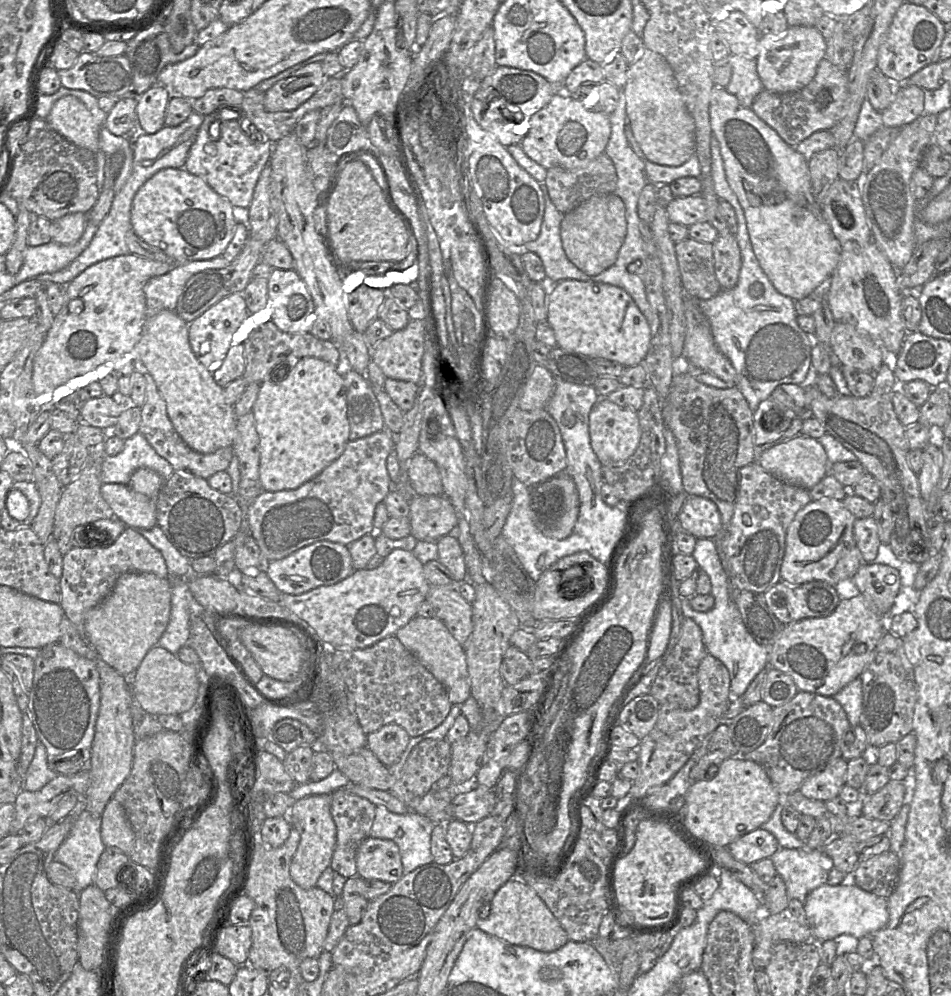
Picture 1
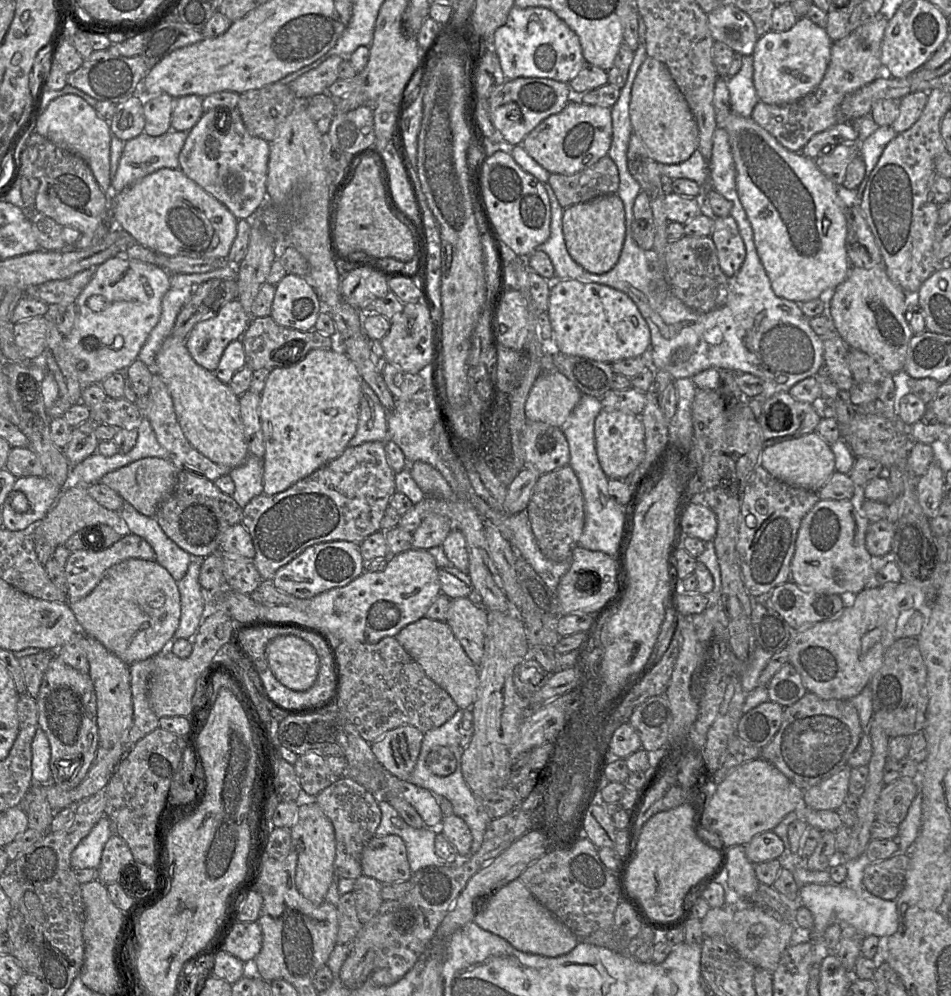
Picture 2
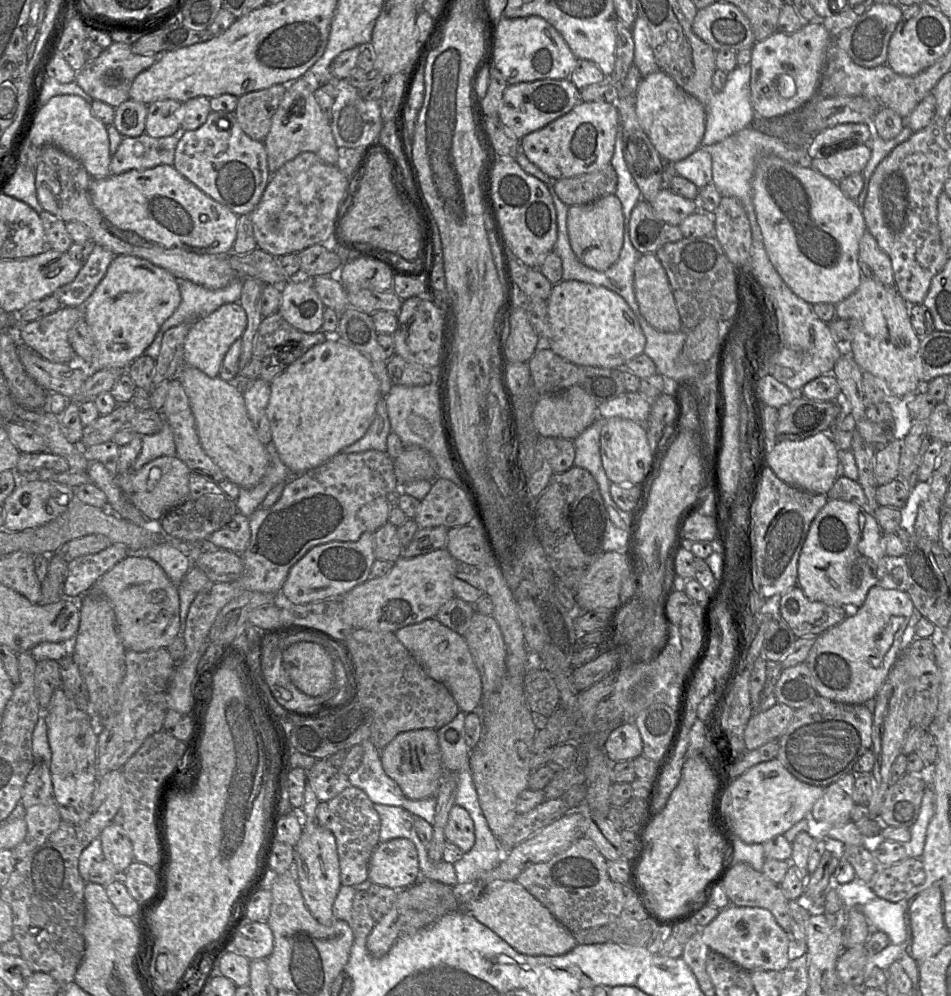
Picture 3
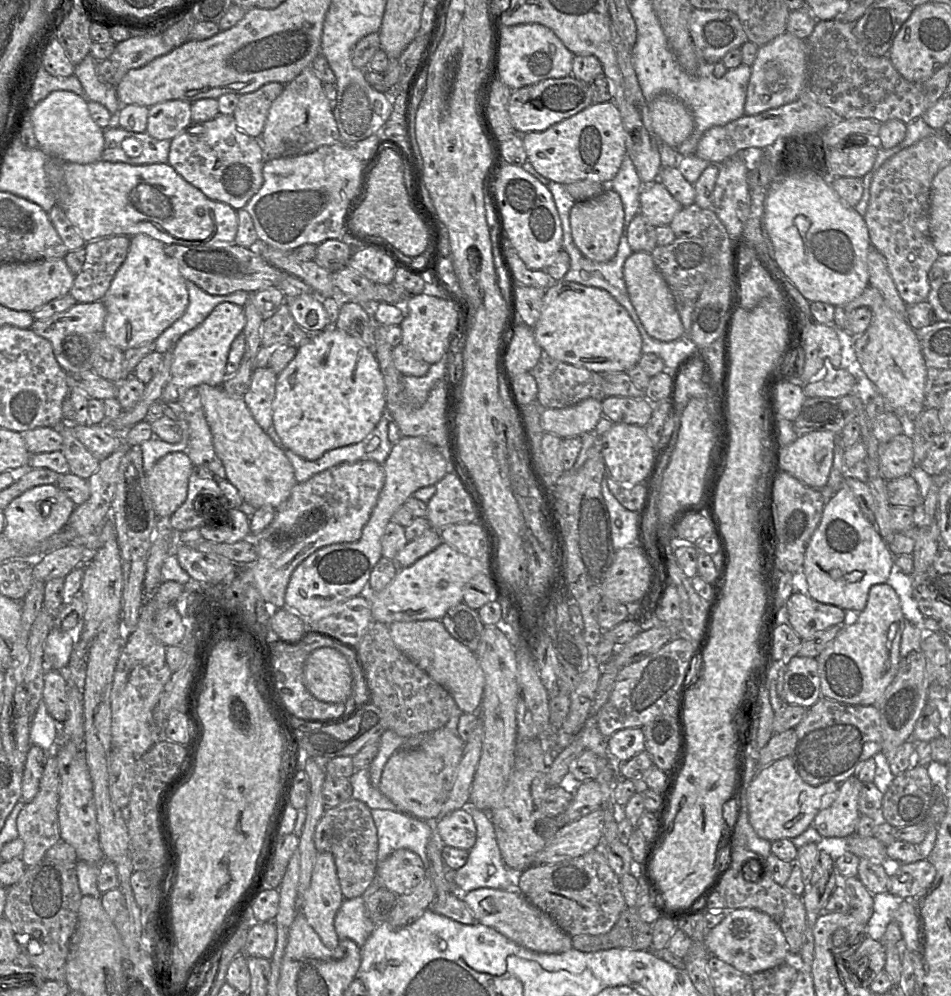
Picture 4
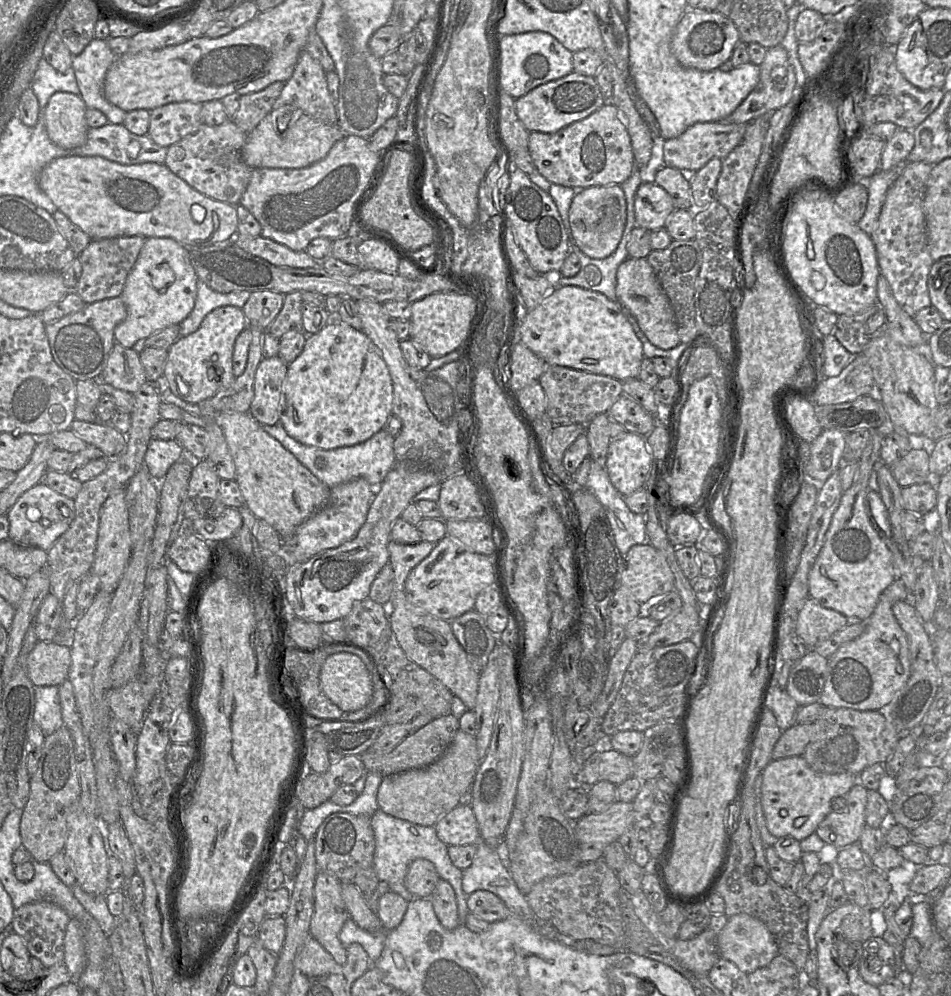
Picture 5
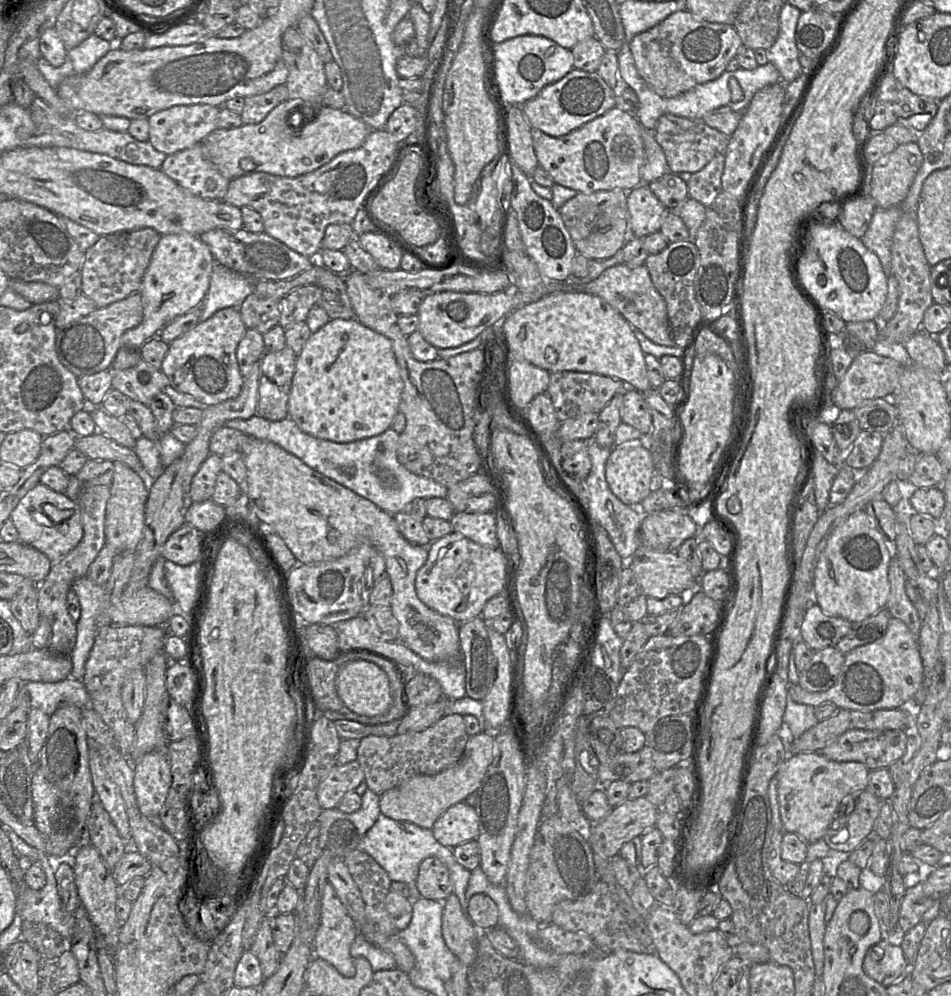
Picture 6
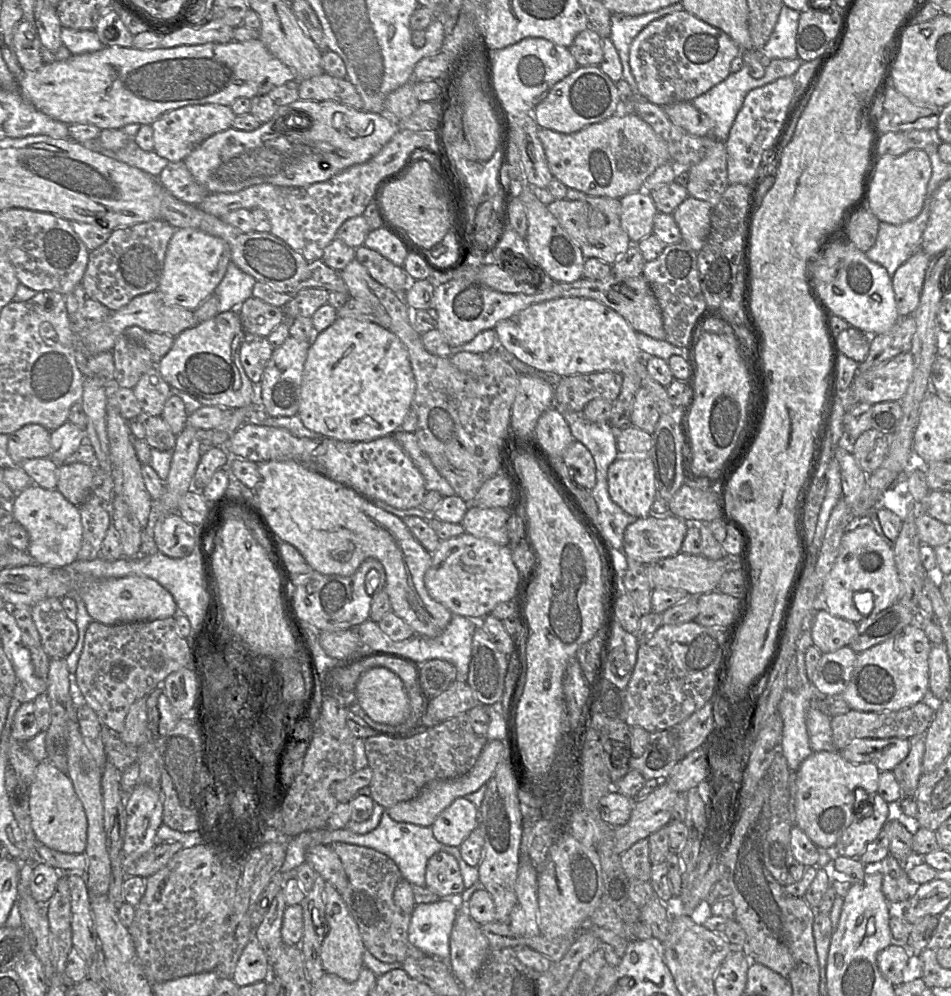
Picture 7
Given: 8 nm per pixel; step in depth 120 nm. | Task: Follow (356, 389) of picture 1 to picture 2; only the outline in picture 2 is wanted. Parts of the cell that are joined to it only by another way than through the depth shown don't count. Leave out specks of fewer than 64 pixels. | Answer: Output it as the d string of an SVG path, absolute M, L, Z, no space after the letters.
M362 381L357 429L348 447L371 441L386 443L387 420L388 412L370 386Z

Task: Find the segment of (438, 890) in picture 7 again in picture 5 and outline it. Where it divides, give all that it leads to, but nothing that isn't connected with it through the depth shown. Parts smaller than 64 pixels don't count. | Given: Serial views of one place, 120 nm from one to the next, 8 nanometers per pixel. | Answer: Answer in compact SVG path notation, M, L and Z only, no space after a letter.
M418 858L411 862L405 877L405 887L415 898L430 898L440 876L429 860Z

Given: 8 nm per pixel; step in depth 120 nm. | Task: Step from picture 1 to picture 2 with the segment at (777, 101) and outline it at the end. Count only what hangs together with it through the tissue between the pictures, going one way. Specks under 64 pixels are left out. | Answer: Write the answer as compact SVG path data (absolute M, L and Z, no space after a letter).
M883 14L862 21L849 35L833 42L828 68L815 90L786 105L758 101L751 113L751 119L789 151L801 152L812 136L840 121L839 107L847 95L878 79L880 73L884 72L881 46L887 24L888 19Z

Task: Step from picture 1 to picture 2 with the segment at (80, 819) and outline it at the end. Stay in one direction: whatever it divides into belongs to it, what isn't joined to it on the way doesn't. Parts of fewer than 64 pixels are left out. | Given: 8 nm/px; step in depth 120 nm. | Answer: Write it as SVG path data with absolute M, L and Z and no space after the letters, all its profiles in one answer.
M103 816L76 846L70 858L73 868L98 868L104 846L111 836L111 821Z

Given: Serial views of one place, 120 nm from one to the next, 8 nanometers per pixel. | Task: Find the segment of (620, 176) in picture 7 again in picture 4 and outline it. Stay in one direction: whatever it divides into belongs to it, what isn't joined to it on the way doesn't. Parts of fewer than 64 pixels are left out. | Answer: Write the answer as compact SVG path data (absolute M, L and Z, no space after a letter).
M613 101L592 103L543 131L523 134L522 142L534 170L558 184L580 180L609 184L626 154L622 119Z

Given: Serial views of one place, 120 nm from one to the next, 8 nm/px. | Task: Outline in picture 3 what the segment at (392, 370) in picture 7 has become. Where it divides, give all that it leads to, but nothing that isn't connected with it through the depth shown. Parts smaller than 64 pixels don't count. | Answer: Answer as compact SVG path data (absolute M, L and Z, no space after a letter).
M328 337L325 342L311 347L306 353L304 353L292 364L288 365L283 372L281 372L272 380L270 383L270 389L271 392L266 408L266 414L271 427L272 442L275 445L281 461L289 469L291 475L300 475L322 465L339 454L345 447L348 447L360 440L365 435L372 423L378 400L383 397L369 360L359 351L348 346L337 337Z

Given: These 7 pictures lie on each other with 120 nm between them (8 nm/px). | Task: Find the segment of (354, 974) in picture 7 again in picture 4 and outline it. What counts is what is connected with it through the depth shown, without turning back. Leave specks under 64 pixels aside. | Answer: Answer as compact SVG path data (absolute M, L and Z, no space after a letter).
M319 852L310 886L302 895L300 912L329 949L337 948L340 942L334 920L344 899L333 855Z

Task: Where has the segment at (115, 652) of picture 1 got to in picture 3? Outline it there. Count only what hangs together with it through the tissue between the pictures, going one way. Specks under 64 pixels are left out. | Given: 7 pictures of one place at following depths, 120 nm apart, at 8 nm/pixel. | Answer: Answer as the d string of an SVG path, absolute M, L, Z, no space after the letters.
M127 556L100 576L89 591L102 594L112 605L125 649L143 652L167 648L177 636L181 636L177 585L150 558Z

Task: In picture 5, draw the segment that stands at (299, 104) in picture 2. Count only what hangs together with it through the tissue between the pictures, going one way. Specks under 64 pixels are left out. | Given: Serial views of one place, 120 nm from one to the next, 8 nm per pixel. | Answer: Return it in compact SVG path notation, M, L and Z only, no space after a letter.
M276 81L259 92L241 95L233 123L245 134L250 133L270 113L284 85L285 82Z

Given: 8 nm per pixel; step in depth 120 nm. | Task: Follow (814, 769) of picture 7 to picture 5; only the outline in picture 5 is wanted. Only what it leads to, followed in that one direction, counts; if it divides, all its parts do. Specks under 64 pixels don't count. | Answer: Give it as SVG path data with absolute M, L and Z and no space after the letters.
M802 756L772 760L763 770L761 782L761 805L768 831L777 838L791 836L798 841L807 838L831 812L833 800L843 797L856 784L858 775L818 773Z

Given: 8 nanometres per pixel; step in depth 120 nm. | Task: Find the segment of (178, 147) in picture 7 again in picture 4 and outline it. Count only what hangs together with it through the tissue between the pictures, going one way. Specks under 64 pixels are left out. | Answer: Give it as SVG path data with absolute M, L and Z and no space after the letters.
M168 100L148 109L146 133L156 140L171 140L191 123L191 104Z

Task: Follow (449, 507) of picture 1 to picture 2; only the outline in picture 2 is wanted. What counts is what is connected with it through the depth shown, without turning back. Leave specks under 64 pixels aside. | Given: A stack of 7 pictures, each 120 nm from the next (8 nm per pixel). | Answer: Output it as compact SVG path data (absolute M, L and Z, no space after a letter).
M429 514L412 533L412 548L428 550L441 546L452 528L454 525L448 517Z

